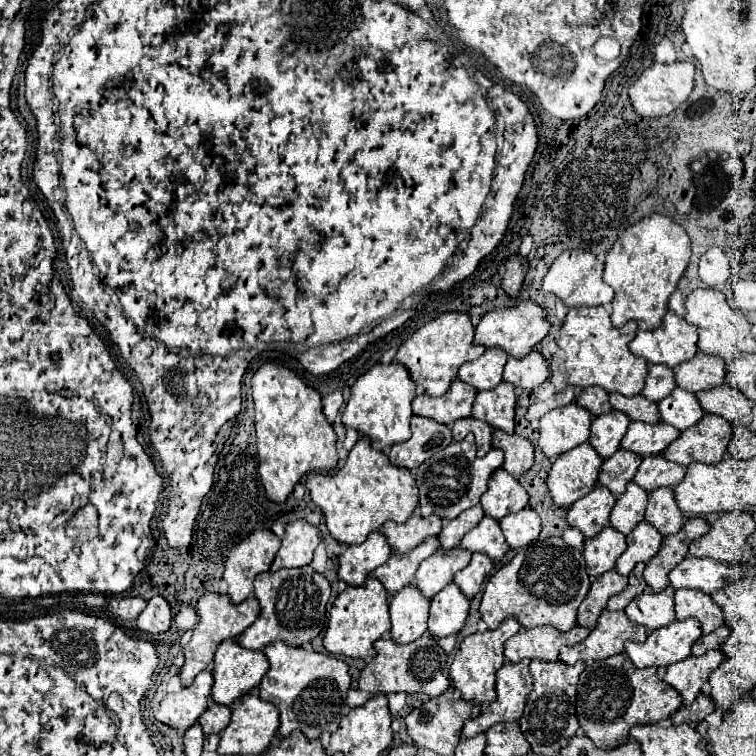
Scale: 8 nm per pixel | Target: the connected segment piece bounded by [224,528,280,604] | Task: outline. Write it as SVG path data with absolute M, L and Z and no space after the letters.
M258 528L230 550L224 580L228 584L228 596L234 604L244 602L252 594L256 574L270 570L278 548L280 538L268 528Z

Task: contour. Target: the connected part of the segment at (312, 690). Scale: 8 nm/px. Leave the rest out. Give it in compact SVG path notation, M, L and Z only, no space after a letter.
M270 642L264 648L270 660L270 670L260 682L260 698L280 708L280 736L286 738L294 730L308 726L320 728L322 732L334 732L338 722L348 712L346 692L350 688L348 664L340 658L306 650L304 646L288 646L284 642Z

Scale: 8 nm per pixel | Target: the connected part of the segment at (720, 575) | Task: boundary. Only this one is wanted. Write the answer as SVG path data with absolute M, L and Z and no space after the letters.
M686 556L668 576L674 588L696 588L706 594L724 586L726 576L736 576L732 566L722 562L714 562L710 558L694 558Z

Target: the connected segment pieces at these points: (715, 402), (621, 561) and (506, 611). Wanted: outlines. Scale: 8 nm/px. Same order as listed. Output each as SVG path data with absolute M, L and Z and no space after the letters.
M730 384L696 392L696 398L700 400L704 412L718 414L730 424L748 424L752 418L754 402L746 400L746 396L742 396L736 388L730 388Z
M646 520L638 522L634 526L634 530L630 532L628 536L628 548L626 552L618 558L618 564L616 564L616 570L622 574L622 576L628 576L628 572L638 564L638 562L648 562L660 548L660 542L662 542L662 534L650 526Z
M552 536L520 548L508 564L488 578L480 602L480 614L490 630L498 628L508 616L516 616L524 628L550 624L560 630L570 630L576 626L576 612L588 594L588 588L590 580L582 552L568 546L562 538Z

